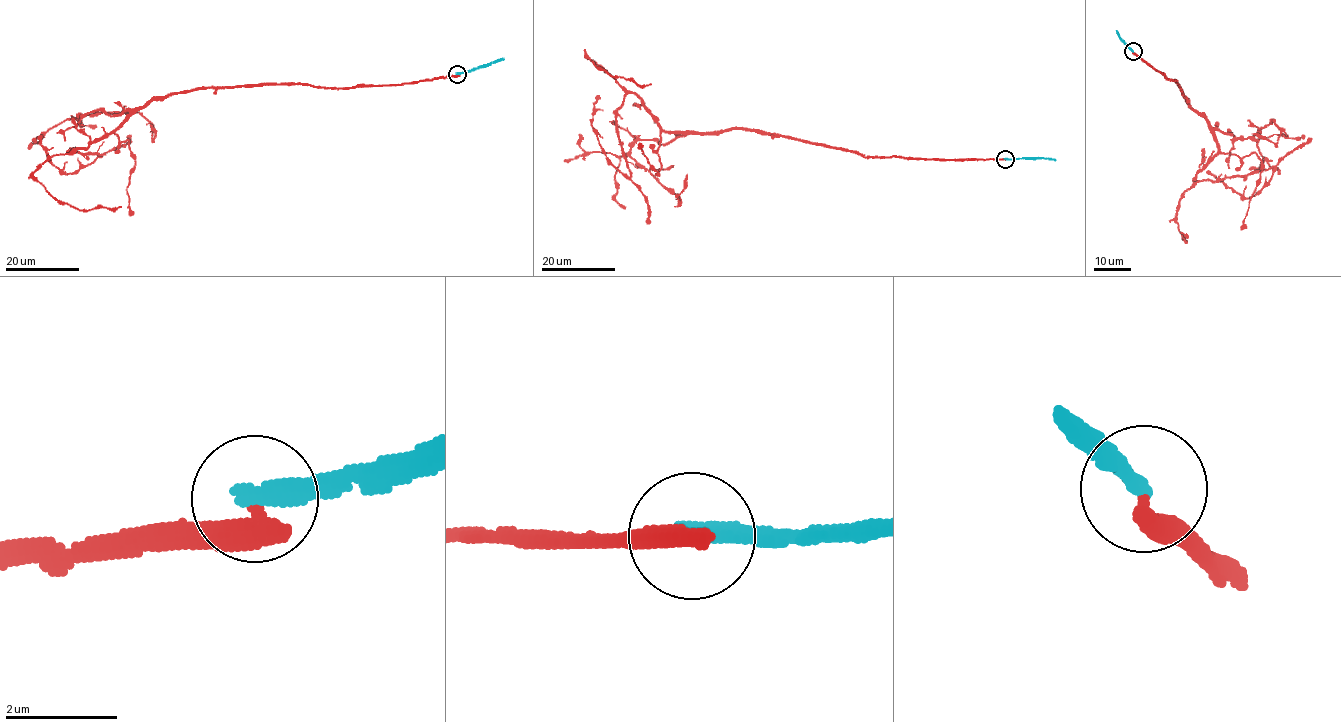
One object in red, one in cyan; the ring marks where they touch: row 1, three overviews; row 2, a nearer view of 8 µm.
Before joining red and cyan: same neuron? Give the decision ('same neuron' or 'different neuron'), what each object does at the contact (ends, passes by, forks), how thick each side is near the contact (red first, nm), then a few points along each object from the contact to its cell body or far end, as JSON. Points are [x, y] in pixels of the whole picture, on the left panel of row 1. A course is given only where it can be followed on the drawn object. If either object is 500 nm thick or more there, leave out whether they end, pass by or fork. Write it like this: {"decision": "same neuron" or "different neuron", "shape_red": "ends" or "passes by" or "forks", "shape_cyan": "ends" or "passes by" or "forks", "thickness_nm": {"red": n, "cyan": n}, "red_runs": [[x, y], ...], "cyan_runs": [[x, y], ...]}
{"decision": "different neuron", "shape_red": "ends", "shape_cyan": "ends", "thickness_nm": {"red": 440, "cyan": 360}, "red_runs": [[457, 74], [151, 97], [70, 152], [104, 153], [69, 174], [40, 136]], "cyan_runs": [[457, 73], [485, 67], [504, 58]]}

